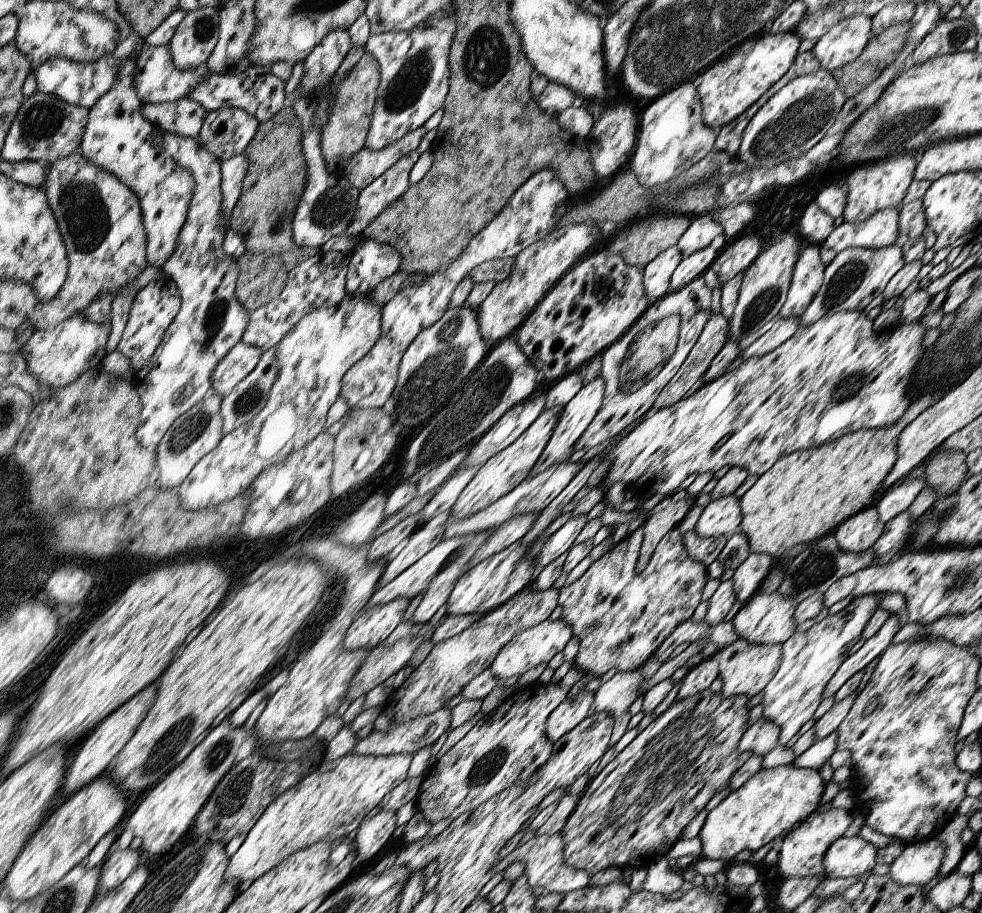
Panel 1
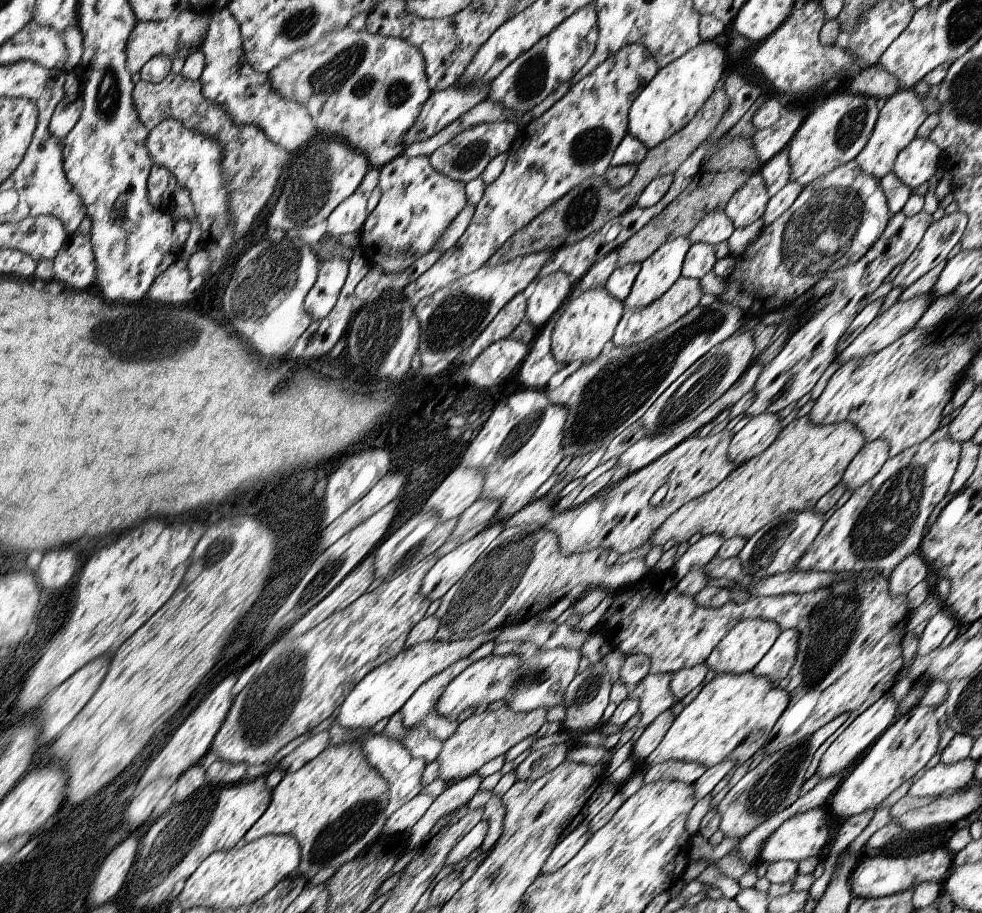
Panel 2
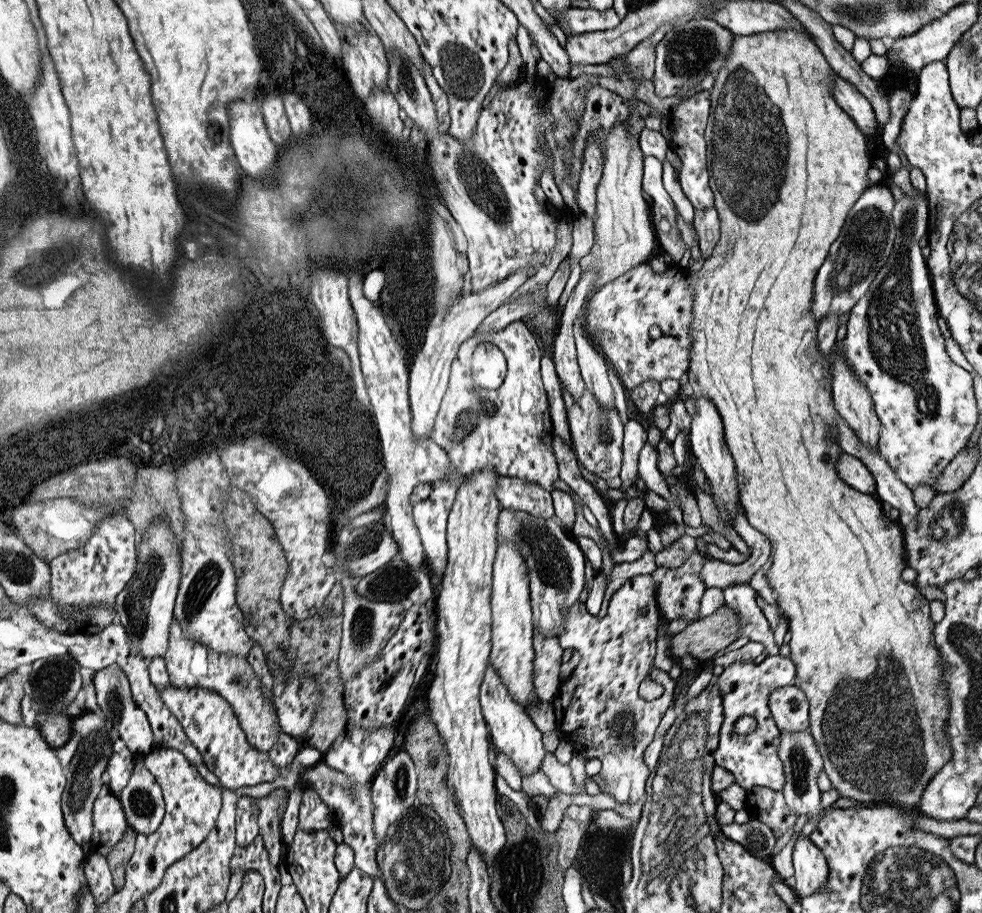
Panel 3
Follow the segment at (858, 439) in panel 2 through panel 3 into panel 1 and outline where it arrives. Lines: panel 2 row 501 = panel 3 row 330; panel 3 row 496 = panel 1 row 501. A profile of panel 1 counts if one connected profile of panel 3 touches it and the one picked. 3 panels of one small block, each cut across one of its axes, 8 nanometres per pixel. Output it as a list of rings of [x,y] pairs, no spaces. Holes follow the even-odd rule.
[[[901,416],[895,426],[885,428],[867,428],[867,430],[855,430],[845,432],[837,440],[825,442],[825,446],[807,448],[793,452],[785,458],[781,458],[775,466],[771,466],[765,474],[757,478],[757,482],[741,496],[741,524],[739,532],[747,536],[751,554],[769,554],[773,560],[779,560],[779,556],[797,546],[807,542],[817,542],[819,538],[833,534],[837,526],[841,526],[845,520],[853,518],[861,510],[875,506],[875,494],[881,490],[887,474],[891,472],[895,460],[897,460],[897,438],[901,430],[909,424],[907,416]]]

